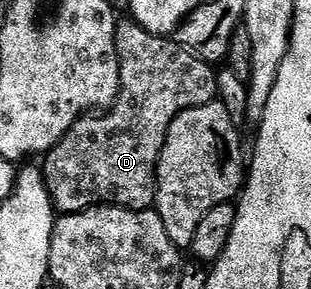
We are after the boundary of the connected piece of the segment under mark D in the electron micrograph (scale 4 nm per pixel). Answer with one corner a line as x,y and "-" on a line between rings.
133,19
119,20
118,34
116,35
116,51
120,59
120,91
113,105
101,115
83,115
66,132
64,139
60,139
60,143
56,147
52,147
49,153
45,154
43,161
46,162
41,162
40,168
42,170
42,178
46,184
46,190
50,196
50,201
54,204
55,210
59,214
79,213
85,209
93,209
95,205
118,205
121,209
151,208
158,194
158,160
162,154
164,143
168,139
168,127
172,127
176,115
180,115
192,107
204,107
218,96
217,72
211,62
202,61
192,51
188,51
183,45
178,44
177,40
171,39
170,37
157,37
148,31
144,31
144,27
140,27
138,22

